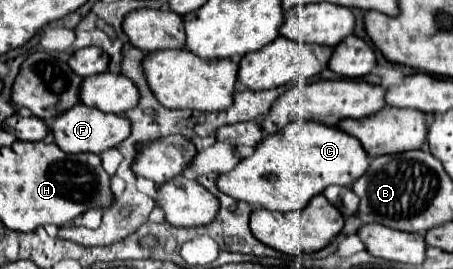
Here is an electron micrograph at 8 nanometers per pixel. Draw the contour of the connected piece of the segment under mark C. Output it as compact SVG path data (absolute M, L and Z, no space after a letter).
M296 120L282 128L282 132L264 136L252 156L242 158L230 172L218 176L216 186L220 192L234 200L244 200L250 206L290 212L302 210L312 196L330 184L352 186L368 170L368 164L368 154L354 136L324 124Z

